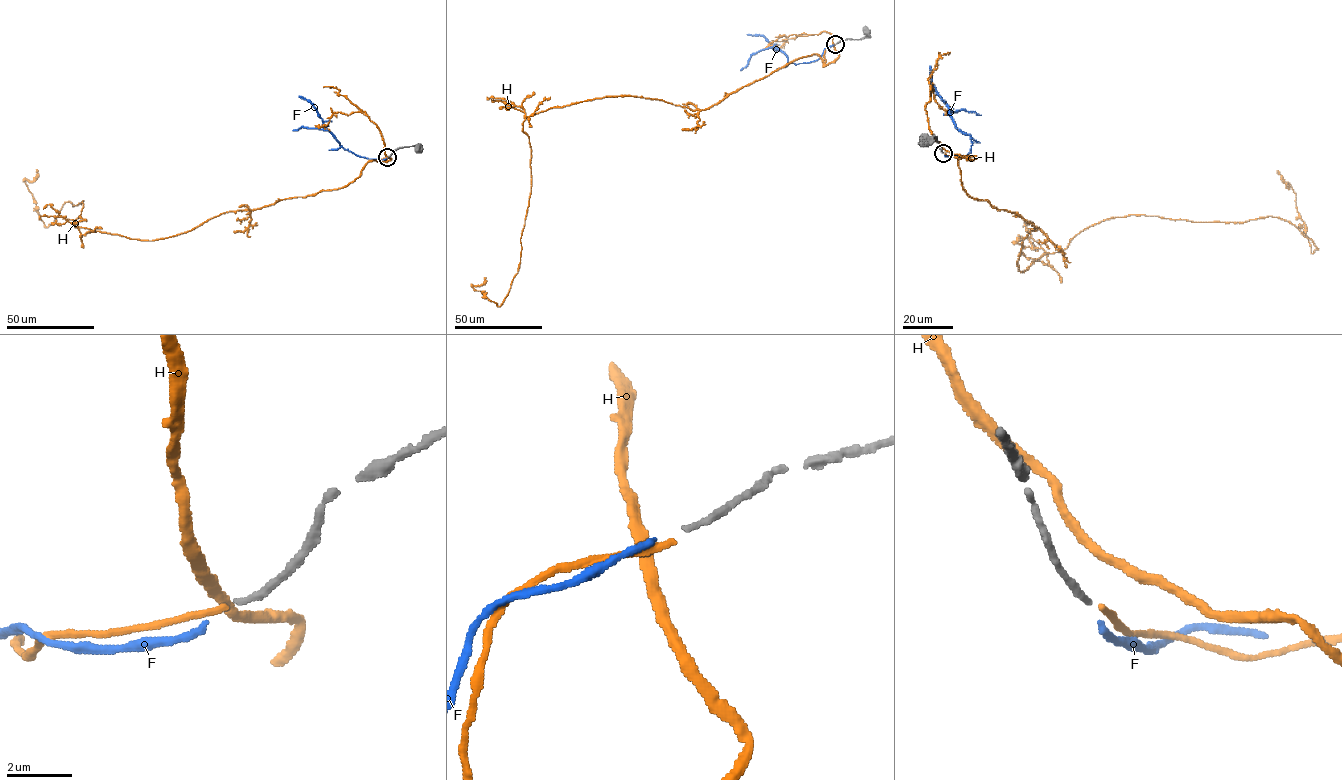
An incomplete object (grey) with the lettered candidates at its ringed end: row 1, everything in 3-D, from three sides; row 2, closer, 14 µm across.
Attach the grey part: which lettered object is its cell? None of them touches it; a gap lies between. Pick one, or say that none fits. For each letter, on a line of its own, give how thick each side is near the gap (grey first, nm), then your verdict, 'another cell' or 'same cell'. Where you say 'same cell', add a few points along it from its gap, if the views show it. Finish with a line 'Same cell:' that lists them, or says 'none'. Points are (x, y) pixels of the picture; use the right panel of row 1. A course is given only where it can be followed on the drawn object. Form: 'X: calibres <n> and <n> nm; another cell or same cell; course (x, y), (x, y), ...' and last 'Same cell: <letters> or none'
F: calibres 170 and 200 nm; another cell
H: calibres 170 and 180 nm; another cell
Same cell: none

